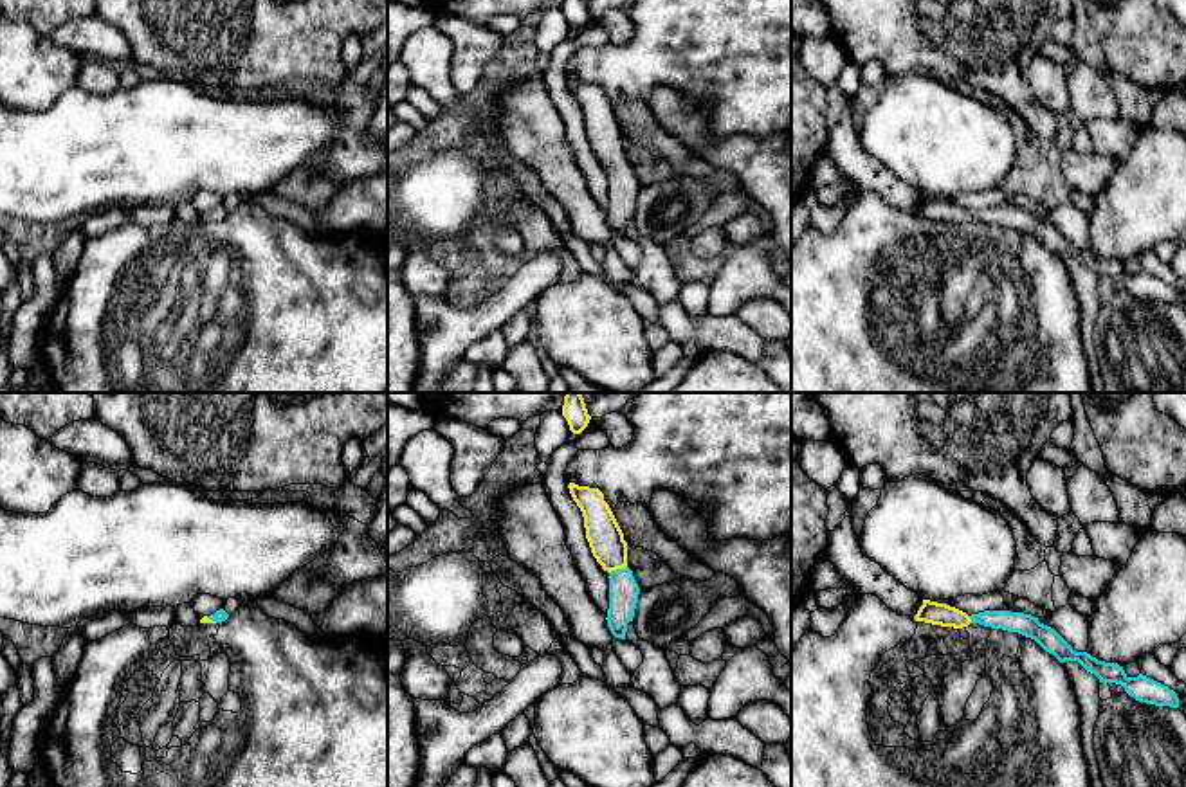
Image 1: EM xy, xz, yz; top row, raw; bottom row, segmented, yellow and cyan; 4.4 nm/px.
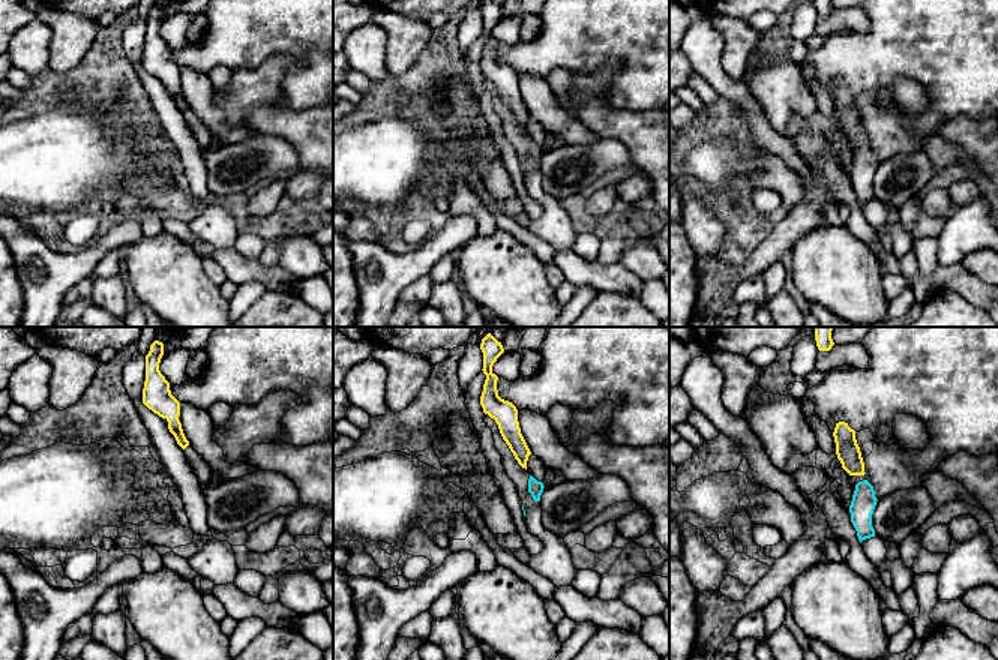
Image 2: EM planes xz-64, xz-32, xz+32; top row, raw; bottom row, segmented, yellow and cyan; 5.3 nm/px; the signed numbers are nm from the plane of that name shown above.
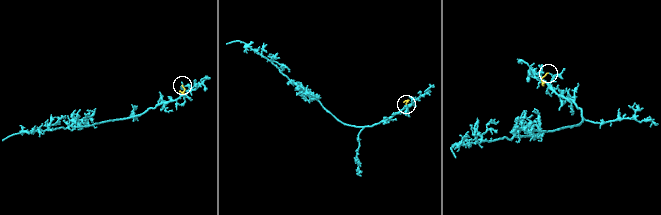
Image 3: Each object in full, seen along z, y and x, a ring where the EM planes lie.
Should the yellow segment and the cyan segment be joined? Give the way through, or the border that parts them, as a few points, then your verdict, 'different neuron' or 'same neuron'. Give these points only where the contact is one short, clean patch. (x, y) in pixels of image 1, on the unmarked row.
runs through xz (602, 128), (617, 164), (624, 188); same neuron

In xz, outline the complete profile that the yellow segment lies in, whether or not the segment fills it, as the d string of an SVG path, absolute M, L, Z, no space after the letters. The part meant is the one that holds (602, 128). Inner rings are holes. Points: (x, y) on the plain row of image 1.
M568 81L584 113L591 149L609 169L607 223L615 234L625 236L627 220L634 214L640 184L627 164L627 139L598 85Z

